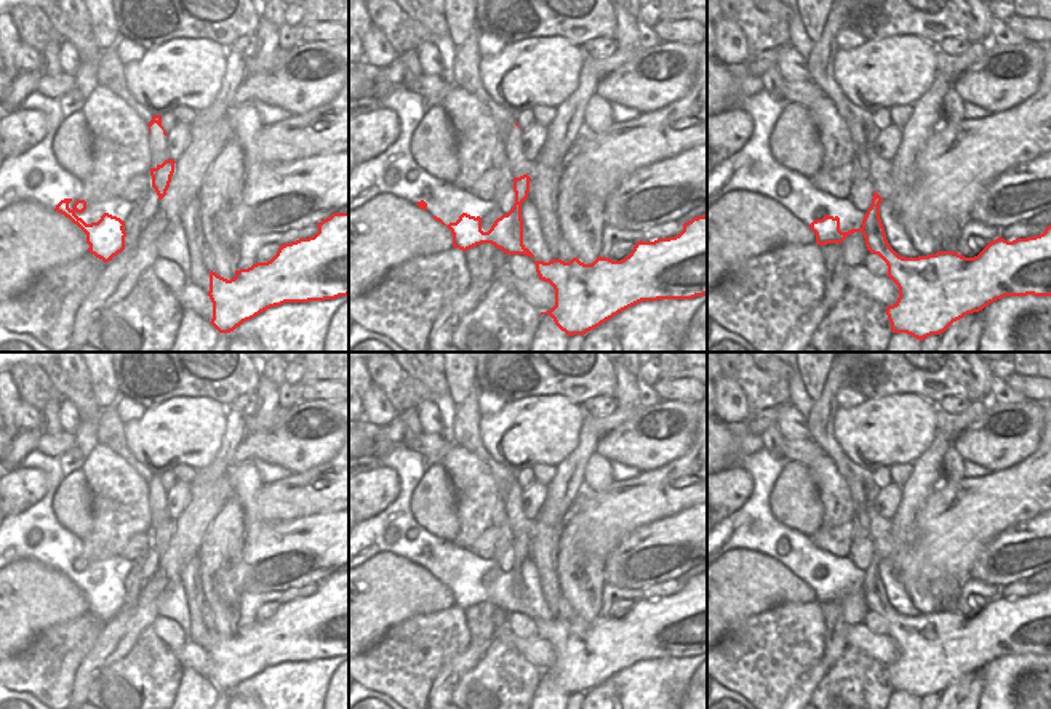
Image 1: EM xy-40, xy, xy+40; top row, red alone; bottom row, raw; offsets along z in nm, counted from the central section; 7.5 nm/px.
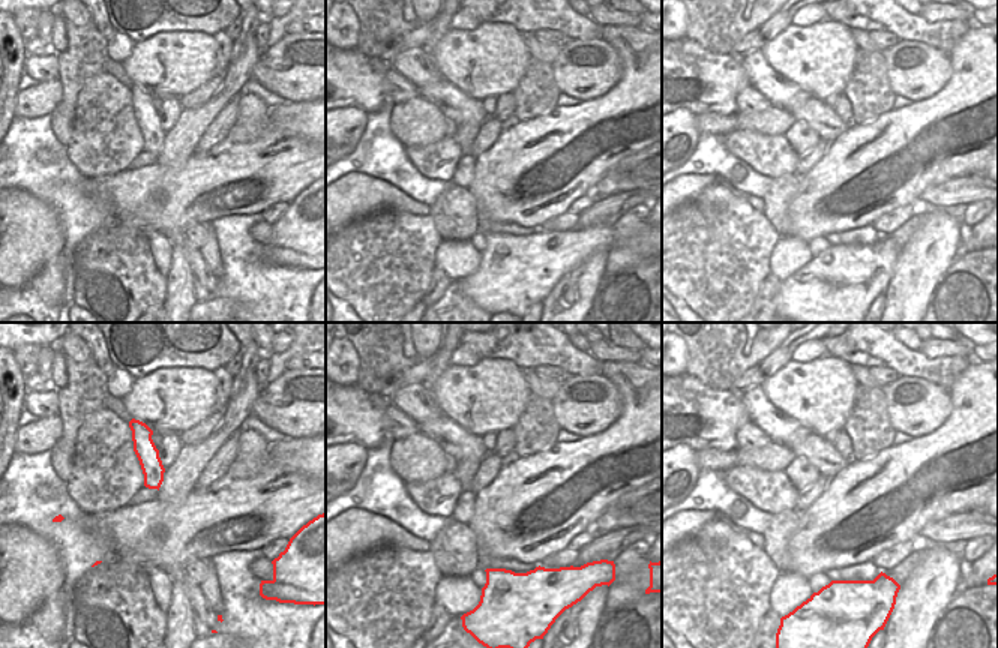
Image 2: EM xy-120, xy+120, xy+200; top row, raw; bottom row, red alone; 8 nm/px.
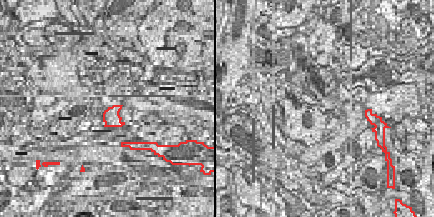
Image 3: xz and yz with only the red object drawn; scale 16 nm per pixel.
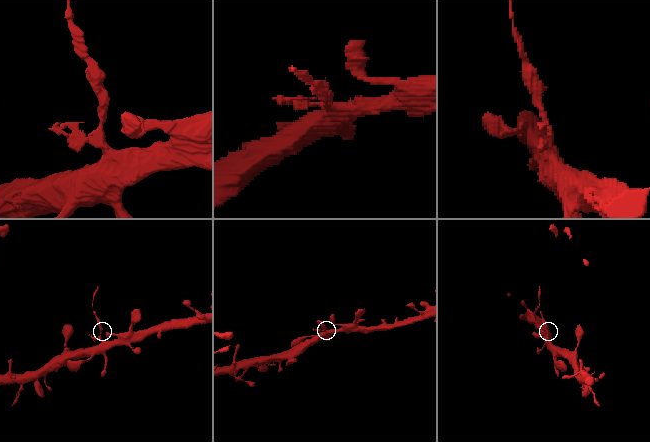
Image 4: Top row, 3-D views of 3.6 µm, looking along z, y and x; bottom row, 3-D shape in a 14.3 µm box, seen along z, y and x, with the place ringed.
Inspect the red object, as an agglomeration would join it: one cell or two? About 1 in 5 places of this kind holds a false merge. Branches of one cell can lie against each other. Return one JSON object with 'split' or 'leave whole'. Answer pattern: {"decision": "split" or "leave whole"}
{"decision": "split"}

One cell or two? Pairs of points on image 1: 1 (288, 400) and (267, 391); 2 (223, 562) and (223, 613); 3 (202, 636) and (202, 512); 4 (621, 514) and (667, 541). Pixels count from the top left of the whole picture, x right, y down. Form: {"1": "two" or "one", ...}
{"1": "two", "2": "one", "3": "one", "4": "two"}

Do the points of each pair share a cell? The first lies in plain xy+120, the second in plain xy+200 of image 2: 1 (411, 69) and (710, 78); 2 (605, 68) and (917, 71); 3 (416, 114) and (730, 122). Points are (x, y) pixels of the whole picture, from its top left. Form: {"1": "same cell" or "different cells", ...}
{"1": "different cells", "2": "same cell", "3": "different cells"}

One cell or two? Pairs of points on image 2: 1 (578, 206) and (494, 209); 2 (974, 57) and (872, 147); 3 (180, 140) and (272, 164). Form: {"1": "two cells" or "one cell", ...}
{"1": "two cells", "2": "one cell", "3": "two cells"}

